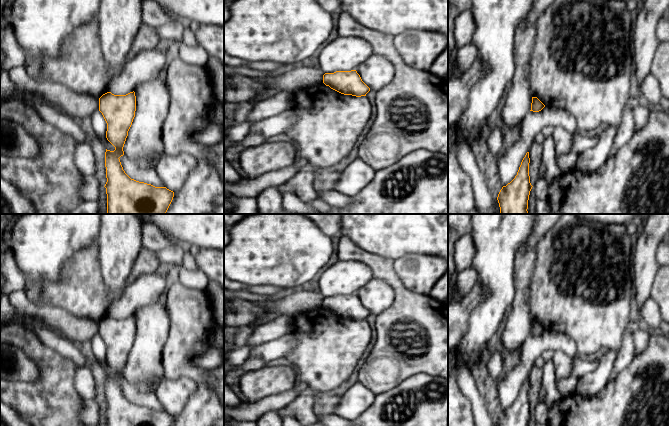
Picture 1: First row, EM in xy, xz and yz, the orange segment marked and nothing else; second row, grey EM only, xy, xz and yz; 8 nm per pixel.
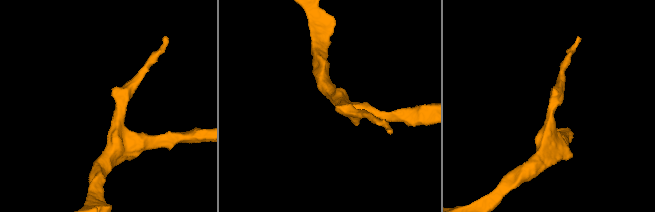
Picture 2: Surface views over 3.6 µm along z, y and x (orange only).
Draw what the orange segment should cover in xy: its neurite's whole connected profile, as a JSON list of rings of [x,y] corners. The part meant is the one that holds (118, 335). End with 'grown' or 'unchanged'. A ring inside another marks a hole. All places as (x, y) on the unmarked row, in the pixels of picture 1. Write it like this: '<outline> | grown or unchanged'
[[[133,315],[126,319],[114,319],[111,316],[103,318],[99,322],[99,335],[107,347],[106,362],[115,371],[114,375],[106,373],[105,376],[107,406],[104,411],[106,412],[107,426],[172,426],[173,415],[166,411],[155,411],[151,408],[131,403],[121,389],[119,382],[124,379],[123,371],[135,341],[135,316]]] | unchanged

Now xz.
[[[356,294],[325,297],[323,307],[331,313],[356,321],[366,320],[370,312],[362,305]]] | unchanged

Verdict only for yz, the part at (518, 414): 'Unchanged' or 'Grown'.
Unchanged

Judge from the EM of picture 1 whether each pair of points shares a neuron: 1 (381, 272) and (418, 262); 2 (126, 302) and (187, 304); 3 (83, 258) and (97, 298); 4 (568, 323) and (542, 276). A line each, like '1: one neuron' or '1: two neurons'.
1: two neurons
2: two neurons
3: one neuron
4: one neuron

